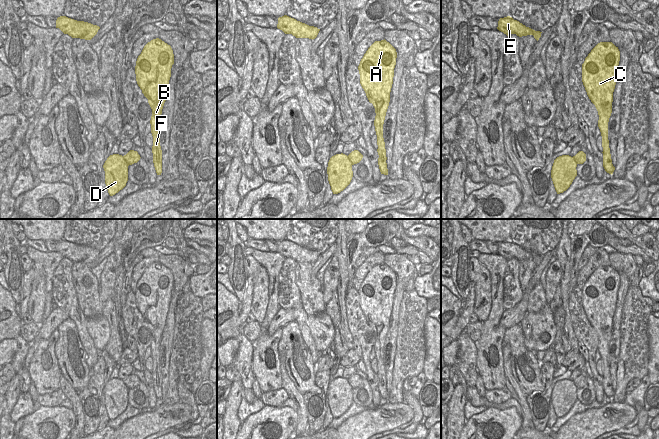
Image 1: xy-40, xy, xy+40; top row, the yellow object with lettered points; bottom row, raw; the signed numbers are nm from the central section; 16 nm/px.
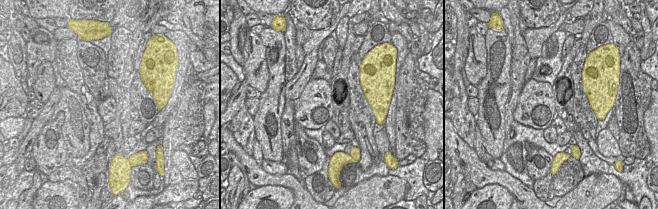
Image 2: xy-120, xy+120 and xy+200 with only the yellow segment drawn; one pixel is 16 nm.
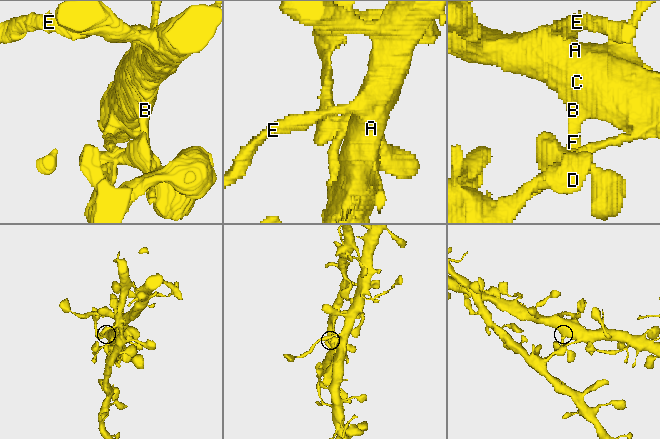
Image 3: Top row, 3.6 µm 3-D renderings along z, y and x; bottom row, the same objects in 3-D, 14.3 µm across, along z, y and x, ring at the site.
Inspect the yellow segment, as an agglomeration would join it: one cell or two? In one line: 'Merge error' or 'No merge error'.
Merge error

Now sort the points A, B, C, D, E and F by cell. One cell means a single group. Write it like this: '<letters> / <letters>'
A B C E F / D

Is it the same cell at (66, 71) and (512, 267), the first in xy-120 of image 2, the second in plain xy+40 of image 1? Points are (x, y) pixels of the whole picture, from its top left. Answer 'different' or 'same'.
same

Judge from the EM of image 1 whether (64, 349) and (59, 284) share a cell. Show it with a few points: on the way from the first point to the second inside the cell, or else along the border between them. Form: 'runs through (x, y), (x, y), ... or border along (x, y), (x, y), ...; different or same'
border along (69, 317), (73, 321), (80, 339); different

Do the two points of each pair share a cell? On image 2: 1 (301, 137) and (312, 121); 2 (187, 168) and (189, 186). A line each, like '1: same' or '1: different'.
1: different
2: different

